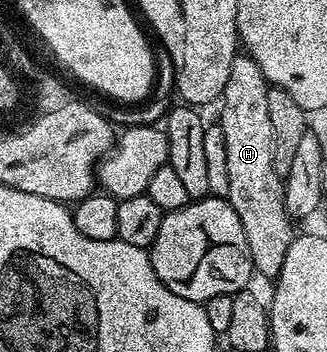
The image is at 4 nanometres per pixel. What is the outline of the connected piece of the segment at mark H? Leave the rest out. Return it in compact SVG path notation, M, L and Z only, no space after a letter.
M238 54L234 62L230 62L230 78L226 78L224 94L220 100L218 123L222 126L222 134L226 134L226 171L230 178L230 190L227 202L234 206L234 214L238 214L238 222L242 222L242 230L246 230L246 246L250 246L252 267L269 278L280 275L282 262L286 262L286 250L290 250L294 239L294 221L286 210L284 201L284 181L274 170L274 126L270 126L270 113L266 106L269 83L262 70L258 70L258 62L247 54Z

